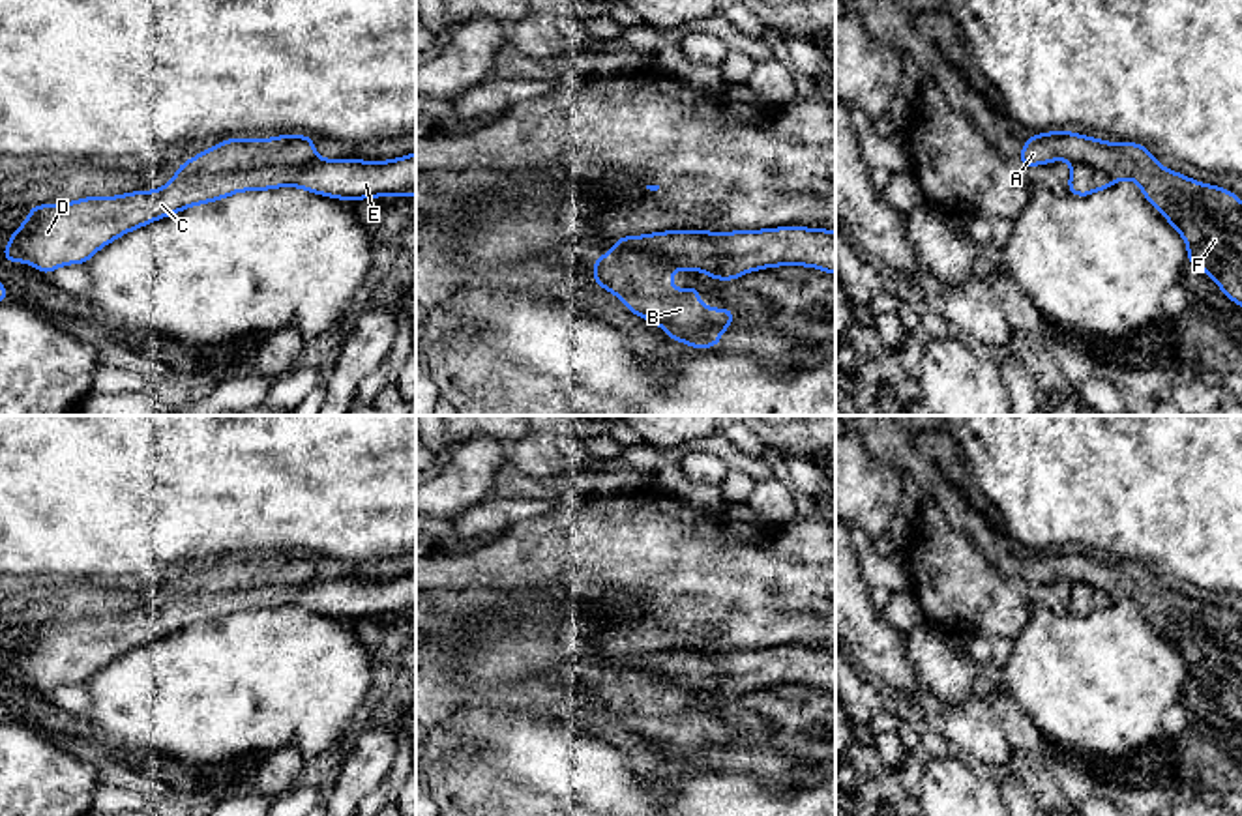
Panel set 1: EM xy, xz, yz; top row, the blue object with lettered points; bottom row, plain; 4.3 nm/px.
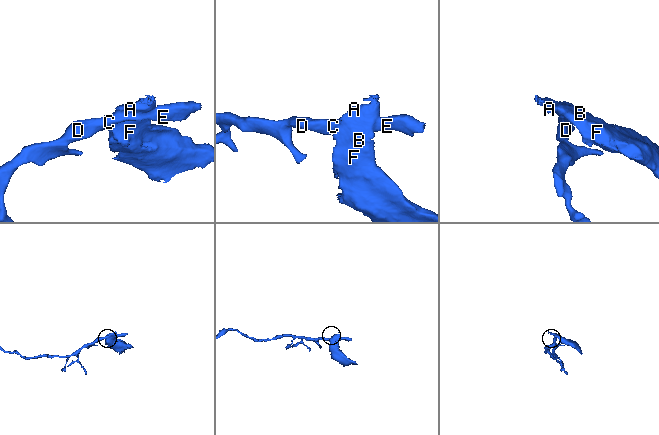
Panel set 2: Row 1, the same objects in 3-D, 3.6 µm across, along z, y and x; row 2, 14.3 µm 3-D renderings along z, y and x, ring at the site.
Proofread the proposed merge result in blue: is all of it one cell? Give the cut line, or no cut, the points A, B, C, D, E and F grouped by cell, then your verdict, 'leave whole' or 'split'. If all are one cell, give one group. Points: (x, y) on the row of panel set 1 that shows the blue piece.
cut in xy along (317, 158), (298, 165), (257, 165), (177, 176); A B F / C D E; split

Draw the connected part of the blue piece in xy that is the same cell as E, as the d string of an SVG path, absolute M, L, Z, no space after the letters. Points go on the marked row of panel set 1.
M416 152L390 161L317 157L300 167L266 165L217 174L185 174L172 178L165 187L154 191L133 191L118 197L86 197L67 204L28 206L28 219L13 230L0 258L32 264L37 271L49 275L60 266L86 264L101 247L161 217L169 217L191 206L215 202L240 191L266 191L275 187L302 187L315 195L339 200L390 195L410 198L416 195Z

